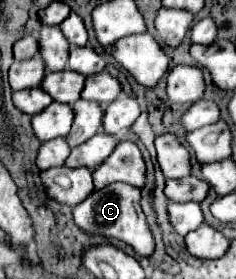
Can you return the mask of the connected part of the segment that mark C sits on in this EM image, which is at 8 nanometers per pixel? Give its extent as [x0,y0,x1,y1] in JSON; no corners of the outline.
[73,183,155,257]

